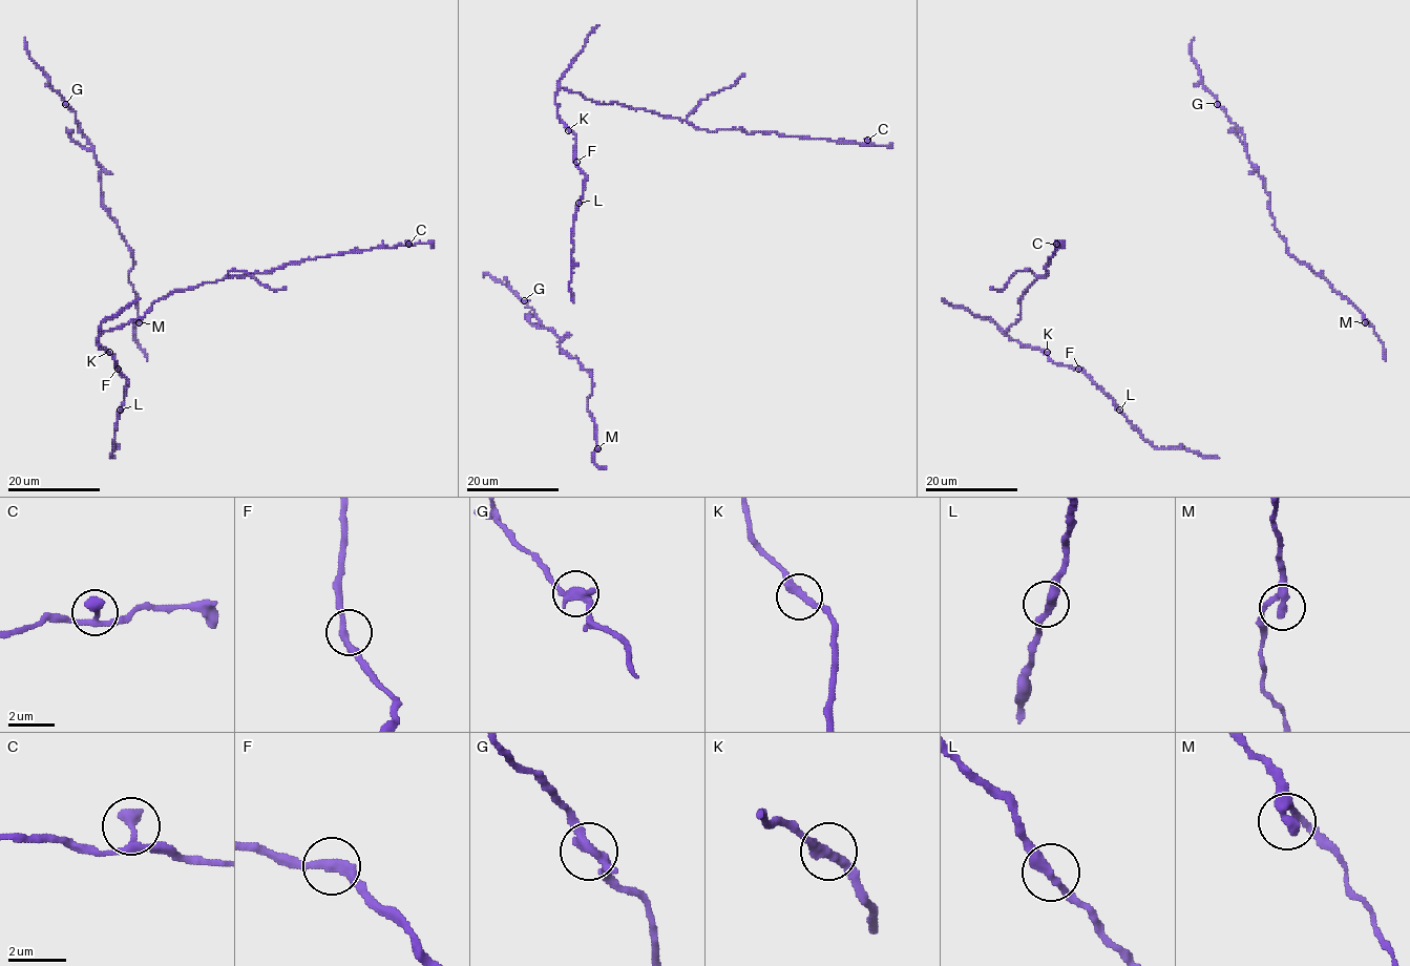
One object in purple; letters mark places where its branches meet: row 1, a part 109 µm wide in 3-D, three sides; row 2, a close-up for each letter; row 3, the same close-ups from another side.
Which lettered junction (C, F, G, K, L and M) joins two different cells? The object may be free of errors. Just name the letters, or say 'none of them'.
G

